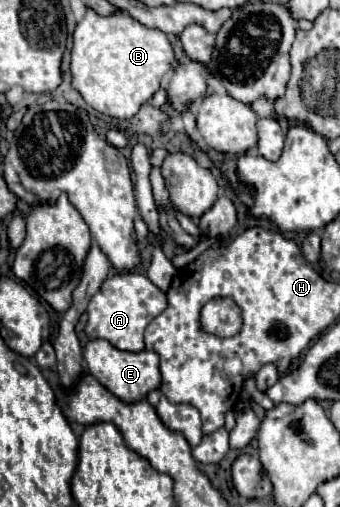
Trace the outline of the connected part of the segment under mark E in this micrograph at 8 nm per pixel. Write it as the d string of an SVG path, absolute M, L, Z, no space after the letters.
M91 339L83 347L83 359L87 363L87 371L113 395L119 399L125 399L127 403L133 403L137 399L143 399L151 389L157 389L161 385L161 373L159 373L159 355L155 351L121 351L113 347L107 339Z

